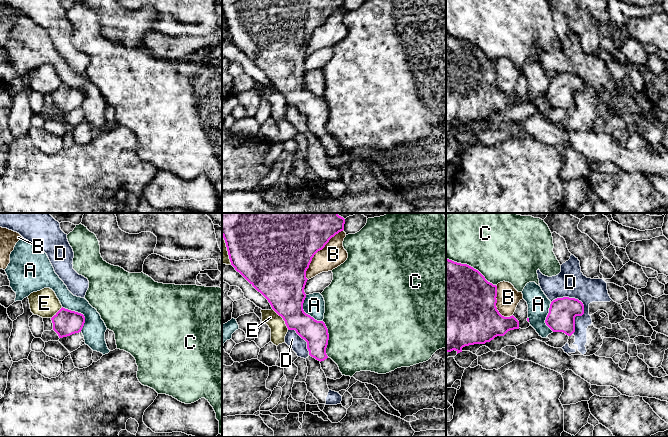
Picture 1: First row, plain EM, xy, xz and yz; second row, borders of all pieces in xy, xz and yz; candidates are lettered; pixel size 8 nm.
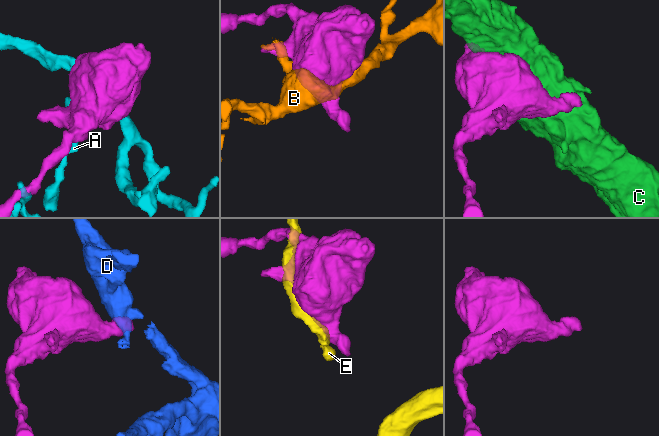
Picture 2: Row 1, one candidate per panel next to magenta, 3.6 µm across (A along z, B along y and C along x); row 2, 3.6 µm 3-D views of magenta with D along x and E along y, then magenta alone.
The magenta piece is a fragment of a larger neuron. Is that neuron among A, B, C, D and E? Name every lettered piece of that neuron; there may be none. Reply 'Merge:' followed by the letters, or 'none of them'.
Merge: none of them

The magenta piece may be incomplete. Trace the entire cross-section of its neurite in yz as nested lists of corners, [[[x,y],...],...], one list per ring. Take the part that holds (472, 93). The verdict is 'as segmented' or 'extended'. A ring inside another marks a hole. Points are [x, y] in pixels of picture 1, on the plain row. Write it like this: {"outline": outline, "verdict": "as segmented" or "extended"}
{"outline": [[[446,34],[446,129],[455,126],[458,129],[462,128],[462,124],[474,120],[485,120],[490,118],[497,112],[504,112],[508,107],[519,105],[519,97],[512,91],[510,93],[502,92],[497,86],[497,62],[488,58],[485,53],[473,43],[467,40],[461,40]]], "verdict": "as segmented"}

